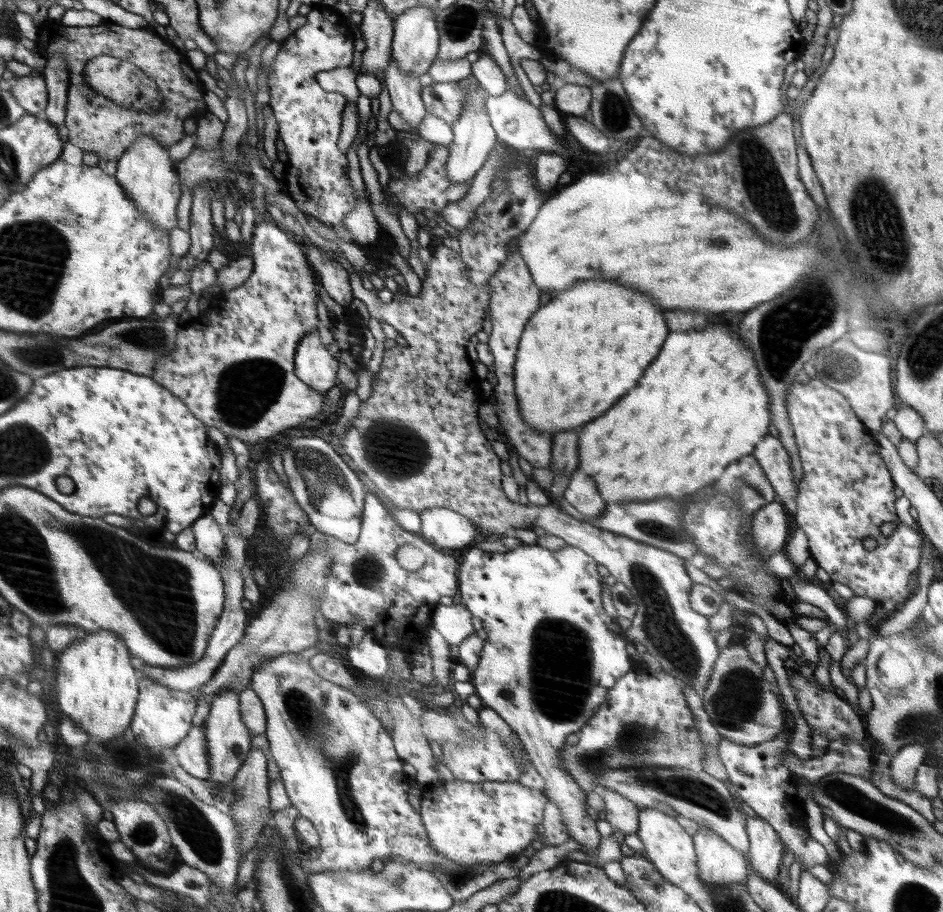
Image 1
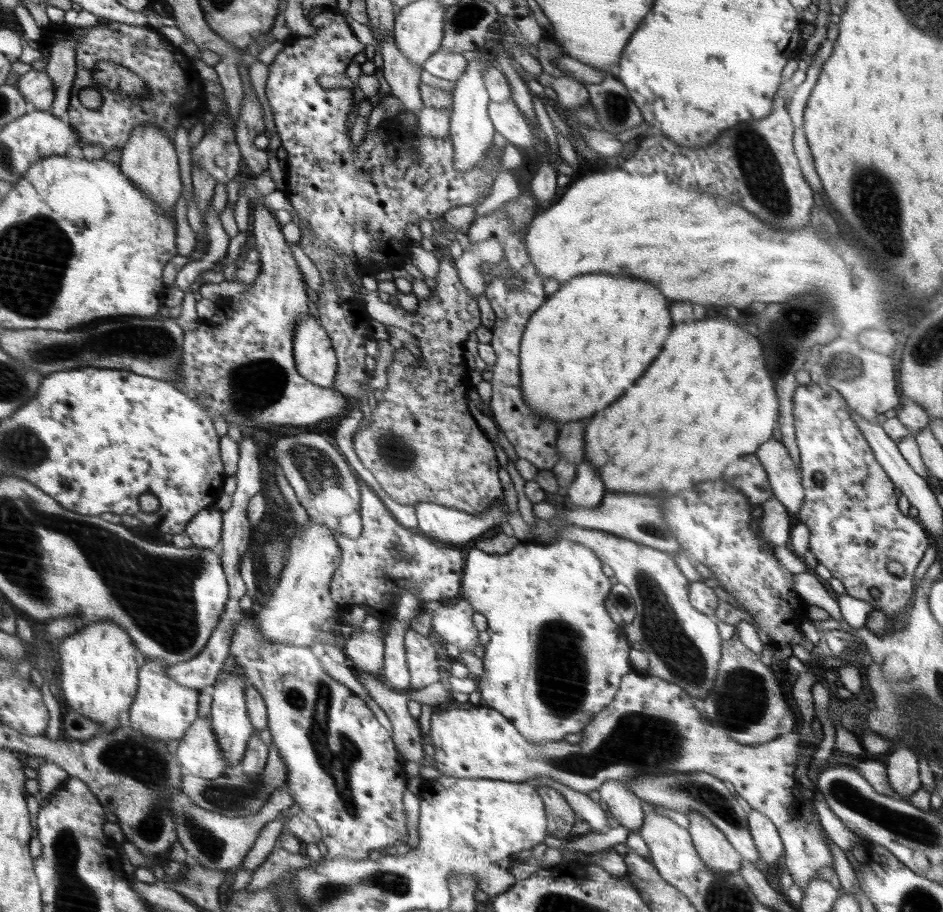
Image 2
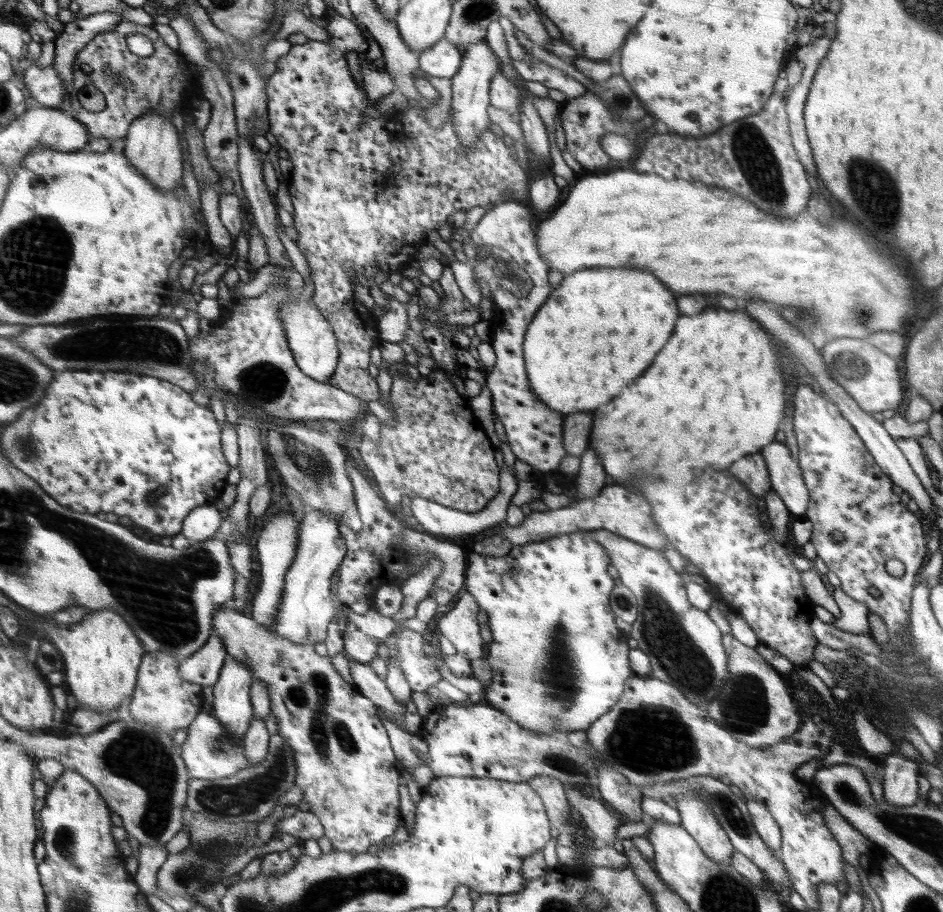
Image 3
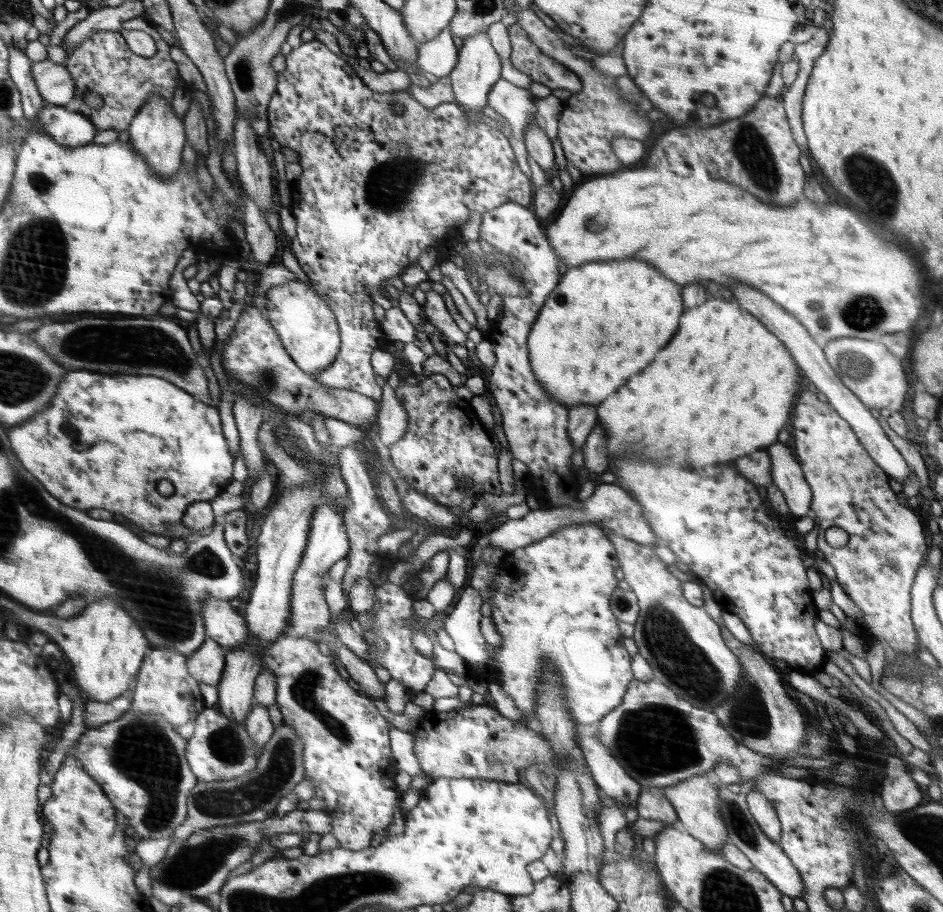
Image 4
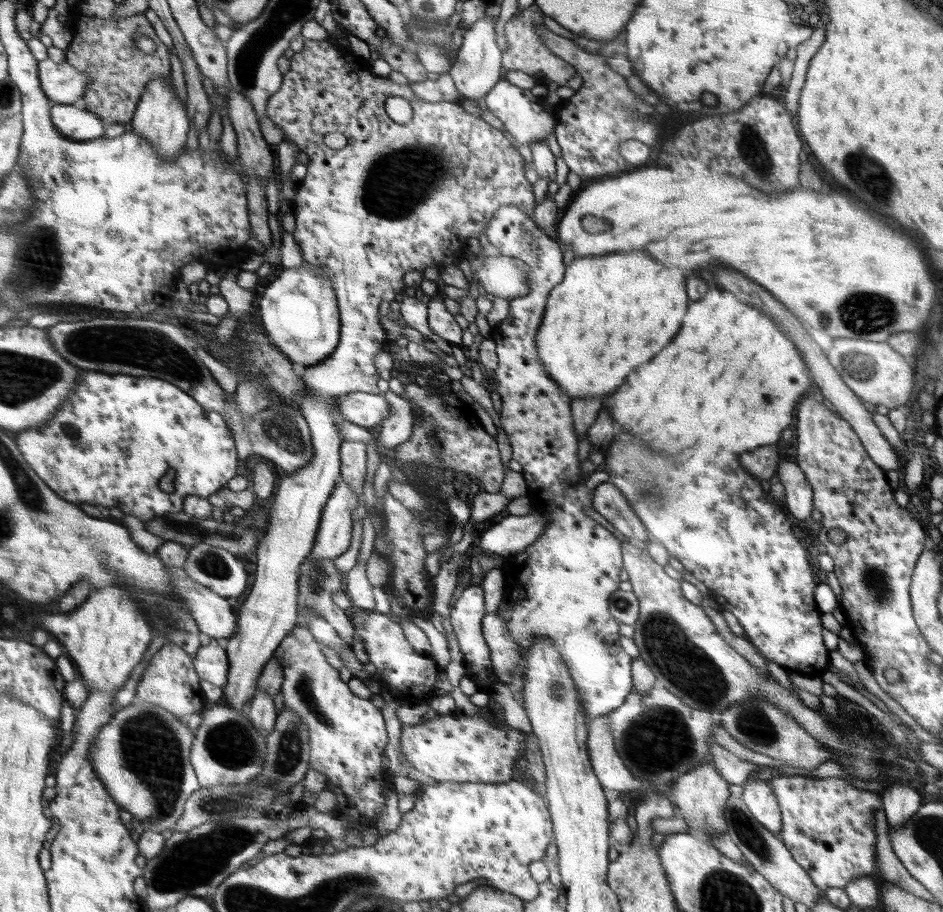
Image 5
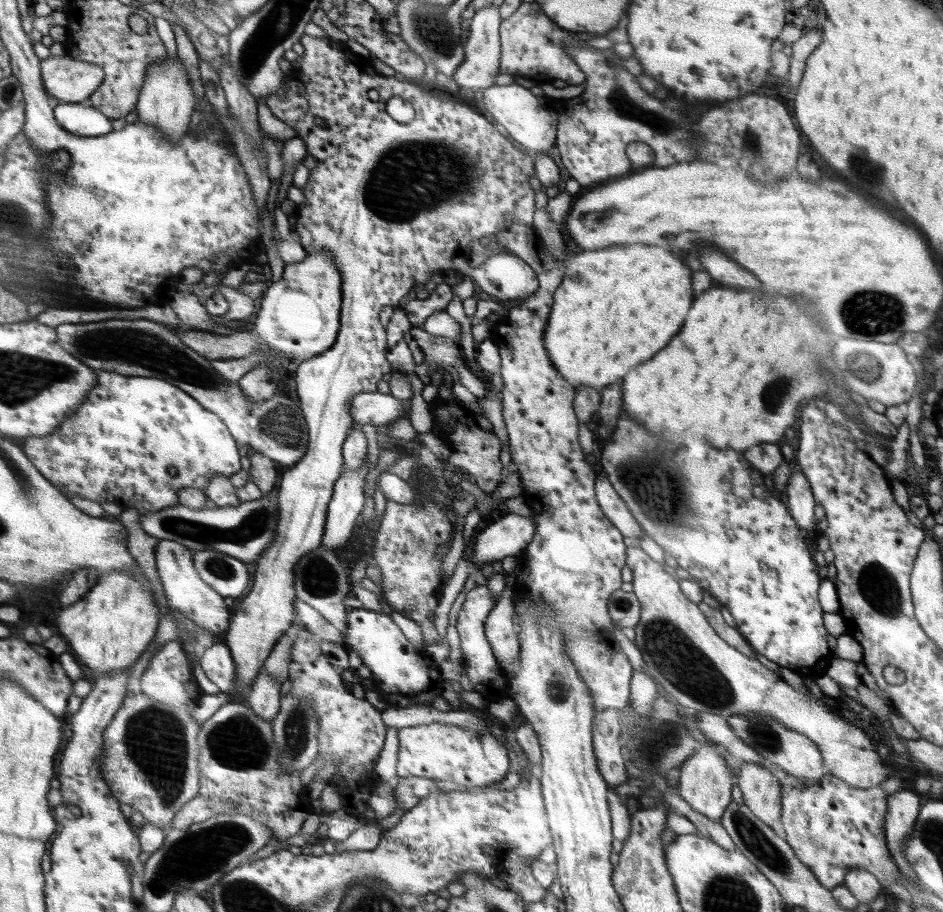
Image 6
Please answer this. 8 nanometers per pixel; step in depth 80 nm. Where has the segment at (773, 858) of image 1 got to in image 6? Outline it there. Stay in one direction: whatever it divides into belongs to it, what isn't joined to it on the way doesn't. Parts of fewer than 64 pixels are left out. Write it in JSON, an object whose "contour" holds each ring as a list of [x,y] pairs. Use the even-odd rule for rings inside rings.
{"contour":[[[766,762],[742,763],[739,777],[736,778],[736,785],[741,788],[743,802],[753,812],[753,815],[771,827],[774,822],[778,822],[782,815],[781,784],[780,776],[772,775],[764,767],[764,764]]]}

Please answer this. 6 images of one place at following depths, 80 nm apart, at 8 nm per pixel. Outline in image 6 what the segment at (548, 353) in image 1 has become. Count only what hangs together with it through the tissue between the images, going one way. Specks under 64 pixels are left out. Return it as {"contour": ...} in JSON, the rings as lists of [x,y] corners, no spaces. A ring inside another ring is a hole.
{"contour":[[[630,244],[596,252],[574,250],[564,270],[566,276],[559,286],[560,290],[555,290],[556,310],[551,310],[548,350],[552,350],[552,358],[556,358],[556,366],[560,366],[559,373],[572,386],[604,388],[608,384],[622,382],[630,368],[648,362],[678,334],[694,300],[692,270],[670,252],[656,246]]]}

